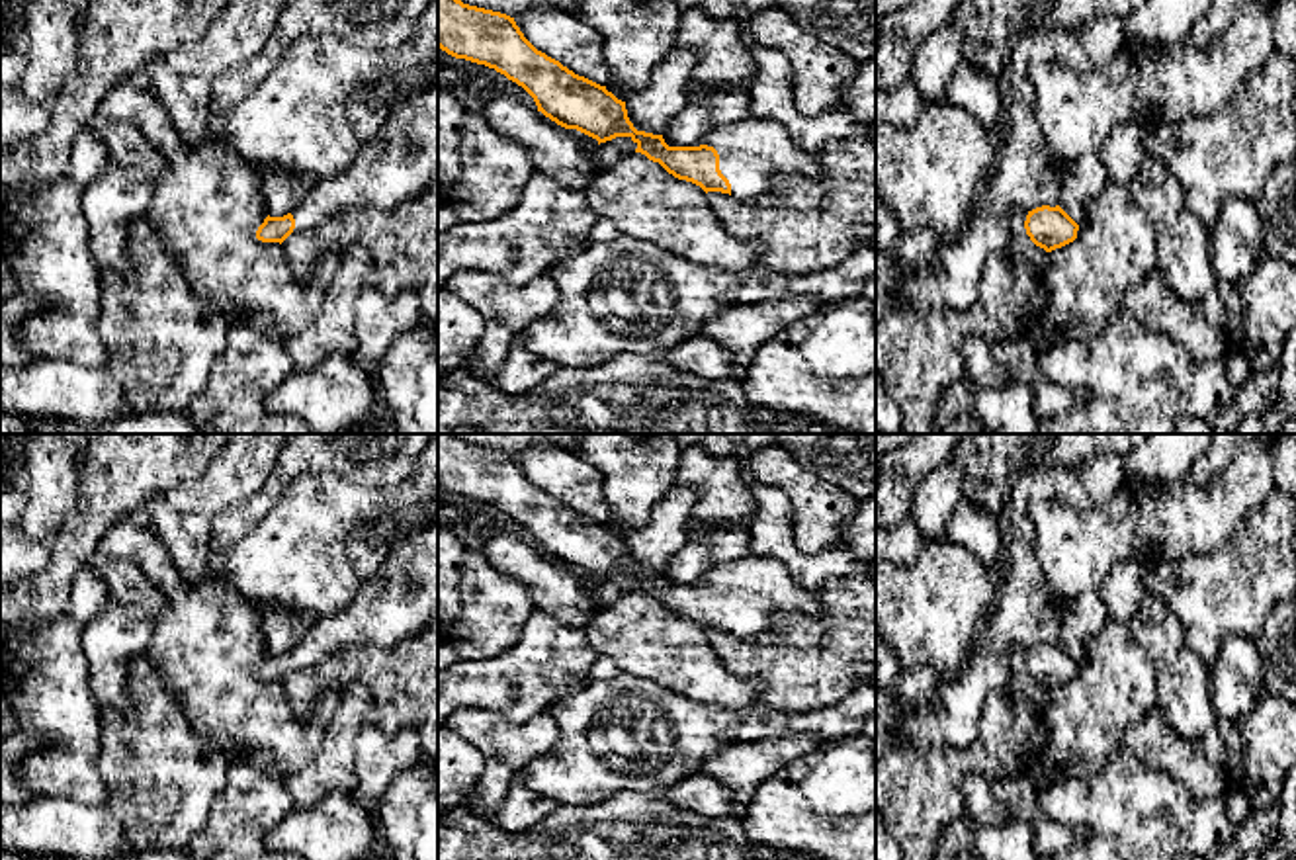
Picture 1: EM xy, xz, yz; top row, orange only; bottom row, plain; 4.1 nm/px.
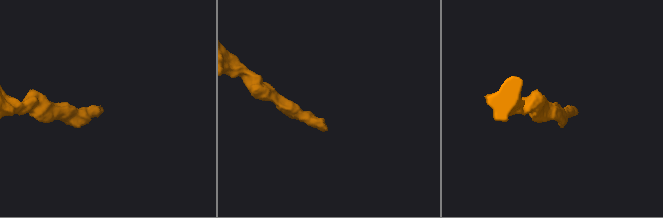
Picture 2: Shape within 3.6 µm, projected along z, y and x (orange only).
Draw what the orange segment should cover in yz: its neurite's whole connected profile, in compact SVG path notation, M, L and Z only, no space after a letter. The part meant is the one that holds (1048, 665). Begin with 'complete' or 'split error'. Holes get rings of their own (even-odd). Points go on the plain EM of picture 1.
complete | M1042 643L1028 649L1024 666L1036 684L1052 690L1073 680L1079 663L1059 643Z

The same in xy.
split error | M438 518L432 526L409 532L397 539L379 571L366 580L352 602L338 614L319 614L303 639L283 655L266 655L256 668L262 680L283 680L338 653L391 649L438 620Z

